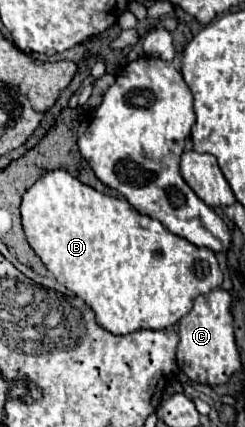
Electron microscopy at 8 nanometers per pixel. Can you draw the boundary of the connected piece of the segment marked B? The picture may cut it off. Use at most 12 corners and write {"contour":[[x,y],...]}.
{"contour":[[48,171],[28,243],[114,335],[172,327],[214,251]]}

